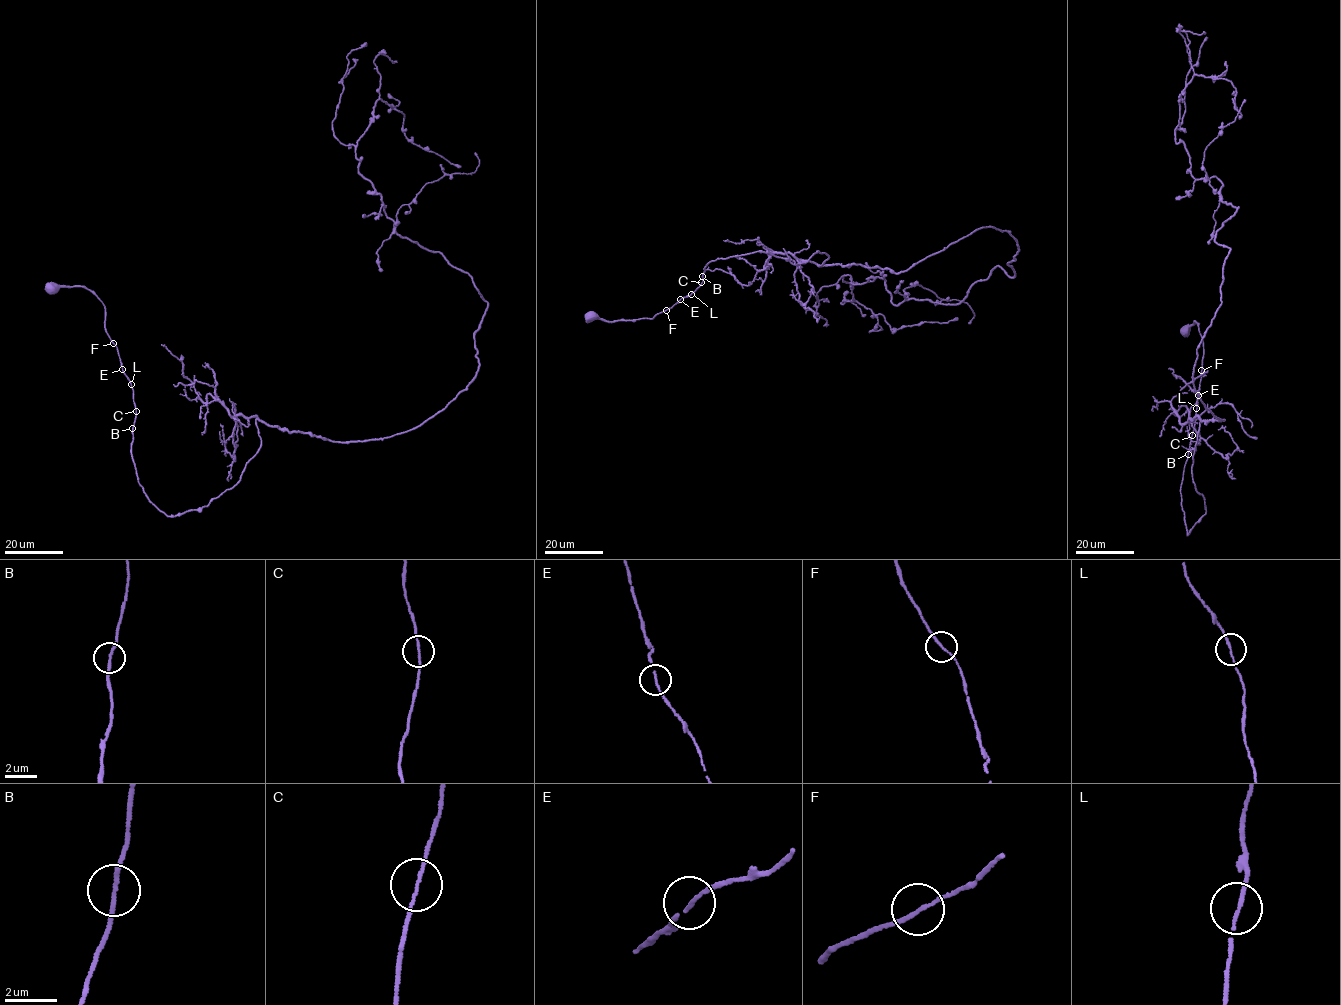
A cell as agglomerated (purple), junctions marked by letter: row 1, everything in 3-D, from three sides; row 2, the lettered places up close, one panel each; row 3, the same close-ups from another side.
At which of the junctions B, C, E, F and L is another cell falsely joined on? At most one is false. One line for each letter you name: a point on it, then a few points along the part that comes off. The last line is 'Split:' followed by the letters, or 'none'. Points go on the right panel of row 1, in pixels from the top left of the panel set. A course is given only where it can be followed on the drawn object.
Split: none

